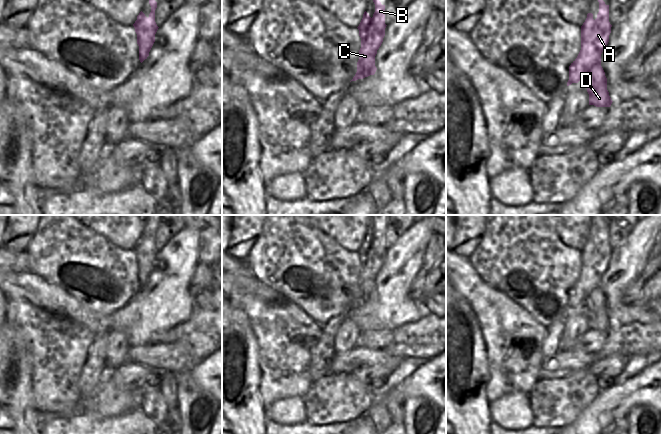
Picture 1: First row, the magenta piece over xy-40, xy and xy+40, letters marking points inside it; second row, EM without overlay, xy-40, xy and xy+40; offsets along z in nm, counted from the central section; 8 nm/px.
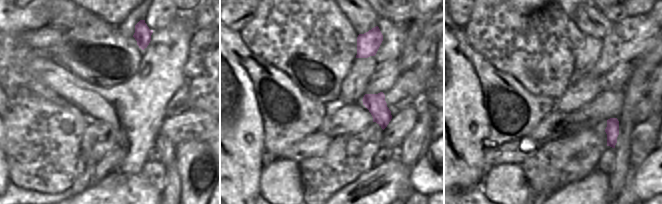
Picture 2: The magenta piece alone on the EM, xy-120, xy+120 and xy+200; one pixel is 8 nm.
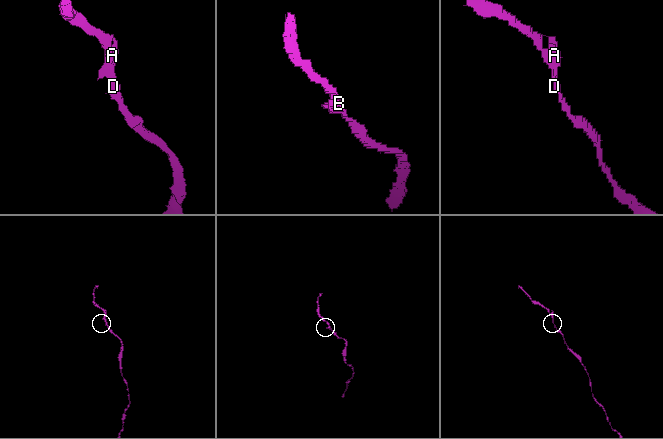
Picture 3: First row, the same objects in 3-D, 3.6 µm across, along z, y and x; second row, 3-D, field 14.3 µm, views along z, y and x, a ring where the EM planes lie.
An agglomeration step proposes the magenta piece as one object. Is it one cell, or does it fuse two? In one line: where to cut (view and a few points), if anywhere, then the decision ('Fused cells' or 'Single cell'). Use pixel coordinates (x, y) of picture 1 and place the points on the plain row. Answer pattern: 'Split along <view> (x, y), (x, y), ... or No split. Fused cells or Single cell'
No split. Single cell.

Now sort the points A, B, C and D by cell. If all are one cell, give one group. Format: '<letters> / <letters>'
A B C D

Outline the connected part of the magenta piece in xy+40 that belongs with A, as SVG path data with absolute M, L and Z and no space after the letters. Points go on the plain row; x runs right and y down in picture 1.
M598 222L597 242L588 237L581 250L581 274L569 290L567 310L583 302L587 306L589 329L610 331L612 324L607 314L607 302L601 290L601 278L609 266L612 249L609 246L609 229Z

